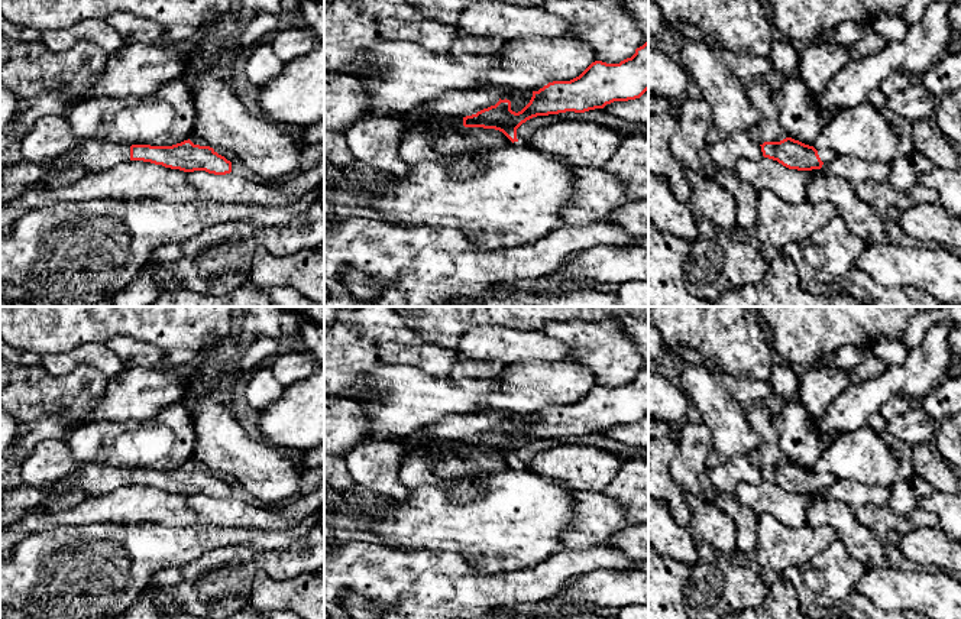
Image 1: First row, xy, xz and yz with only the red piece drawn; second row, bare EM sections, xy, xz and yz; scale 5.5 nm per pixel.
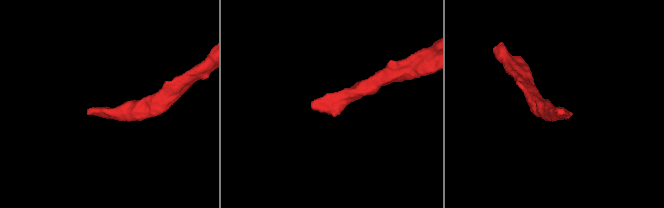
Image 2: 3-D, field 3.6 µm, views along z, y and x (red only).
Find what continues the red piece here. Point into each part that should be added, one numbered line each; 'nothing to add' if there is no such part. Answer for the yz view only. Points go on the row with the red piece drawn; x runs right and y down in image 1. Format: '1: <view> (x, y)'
1: yz (827, 155)

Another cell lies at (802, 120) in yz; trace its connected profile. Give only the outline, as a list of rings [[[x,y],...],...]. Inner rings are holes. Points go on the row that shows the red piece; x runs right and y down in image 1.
[[[789,77],[777,91],[773,91],[773,101],[789,137],[809,146],[835,116],[834,111],[818,110],[812,93],[797,78]]]

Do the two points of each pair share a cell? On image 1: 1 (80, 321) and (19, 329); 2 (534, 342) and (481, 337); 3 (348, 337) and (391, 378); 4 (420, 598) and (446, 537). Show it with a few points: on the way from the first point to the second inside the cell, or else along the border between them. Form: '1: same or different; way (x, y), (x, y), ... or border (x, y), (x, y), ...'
1: same; way (65, 321), (34, 321)
2: same; way (521, 342), (494, 342)
3: different; border (416, 366), (381, 365), (371, 370), (358, 386)
4: different; border (405, 550), (432, 550), (462, 556)

